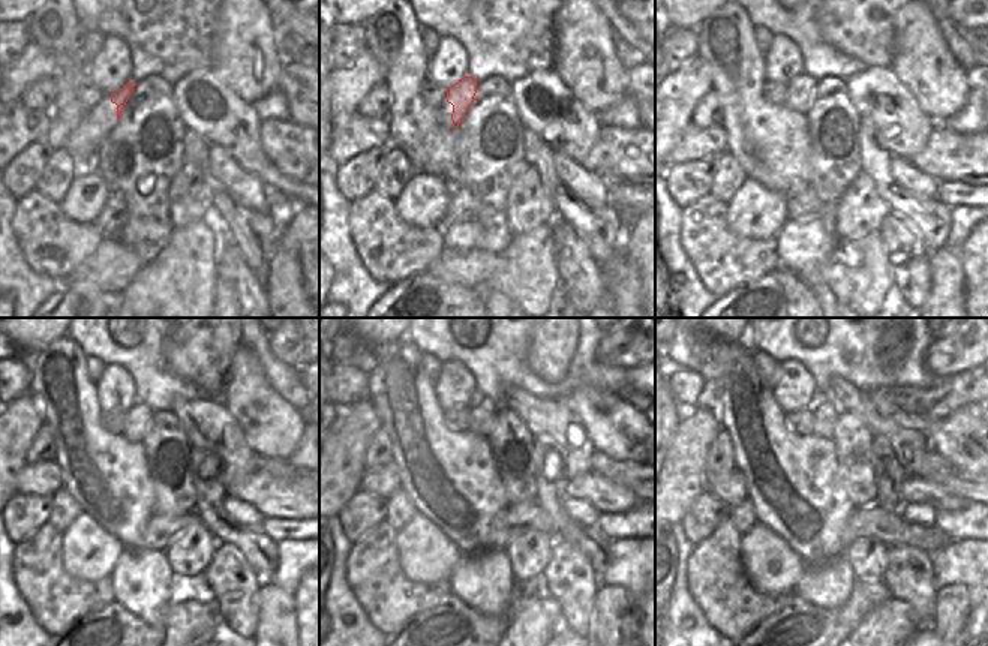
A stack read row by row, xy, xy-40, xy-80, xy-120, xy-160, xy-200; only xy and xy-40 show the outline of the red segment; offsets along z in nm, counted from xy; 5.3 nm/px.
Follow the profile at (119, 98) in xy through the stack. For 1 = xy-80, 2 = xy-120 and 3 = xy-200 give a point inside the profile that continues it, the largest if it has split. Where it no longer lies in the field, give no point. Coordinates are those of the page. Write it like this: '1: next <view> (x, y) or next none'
1: next xy-80 (801, 90)
2: next xy-120 (138, 418)
3: next xy-200 (825, 412)

